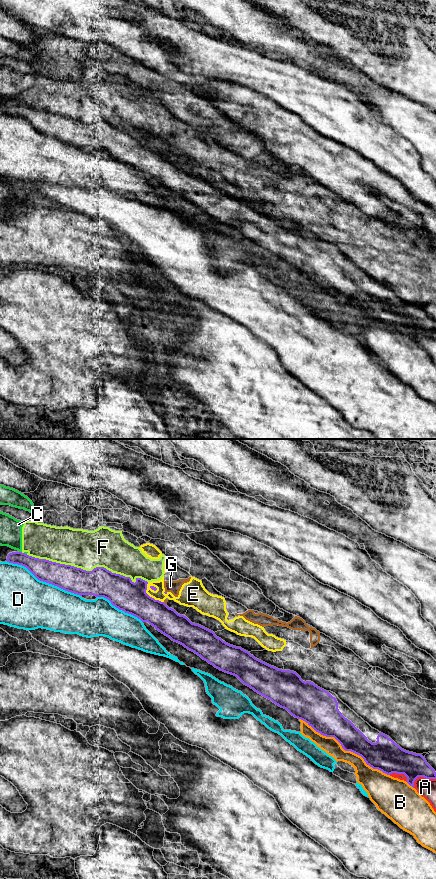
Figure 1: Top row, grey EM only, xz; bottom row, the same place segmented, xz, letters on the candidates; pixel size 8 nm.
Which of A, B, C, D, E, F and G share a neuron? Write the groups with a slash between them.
A / B / C E F G / D

